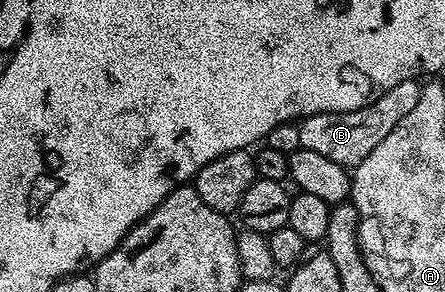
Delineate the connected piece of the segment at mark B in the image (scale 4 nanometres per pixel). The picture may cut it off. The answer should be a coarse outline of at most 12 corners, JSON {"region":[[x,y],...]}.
{"region":[[418,81],[298,123],[301,147],[354,168],[413,112]]}

